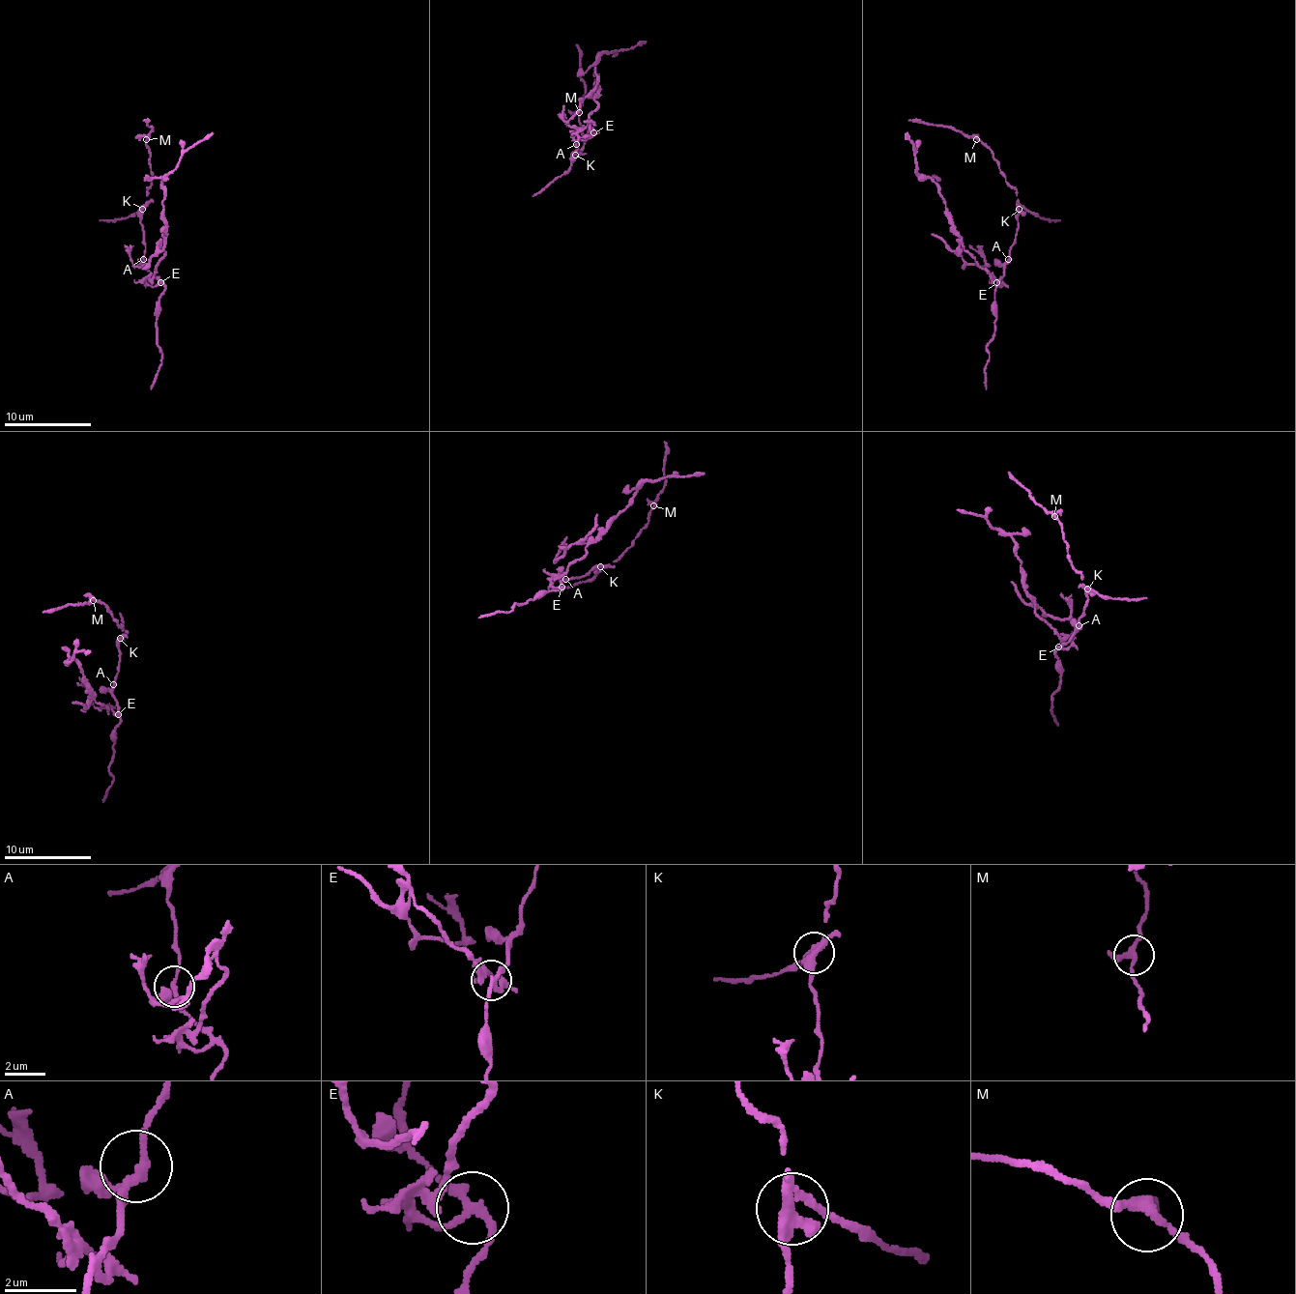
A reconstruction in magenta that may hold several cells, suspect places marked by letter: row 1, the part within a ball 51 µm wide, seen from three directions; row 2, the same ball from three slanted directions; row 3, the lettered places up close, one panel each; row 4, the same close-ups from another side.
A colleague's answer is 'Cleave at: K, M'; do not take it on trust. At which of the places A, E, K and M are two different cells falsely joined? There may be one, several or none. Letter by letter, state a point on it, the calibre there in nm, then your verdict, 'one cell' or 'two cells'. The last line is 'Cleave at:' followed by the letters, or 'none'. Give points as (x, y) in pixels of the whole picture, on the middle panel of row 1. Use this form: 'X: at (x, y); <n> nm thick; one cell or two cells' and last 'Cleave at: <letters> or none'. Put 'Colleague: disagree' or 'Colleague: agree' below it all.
A: at (576, 144); 190 nm thick; one cell
E: at (593, 132); 200 nm thick; two cells
K: at (575, 155); 320 nm thick; two cells
M: at (579, 112); 240 nm thick; one cell
Cleave at: E, K
Colleague: disagree

